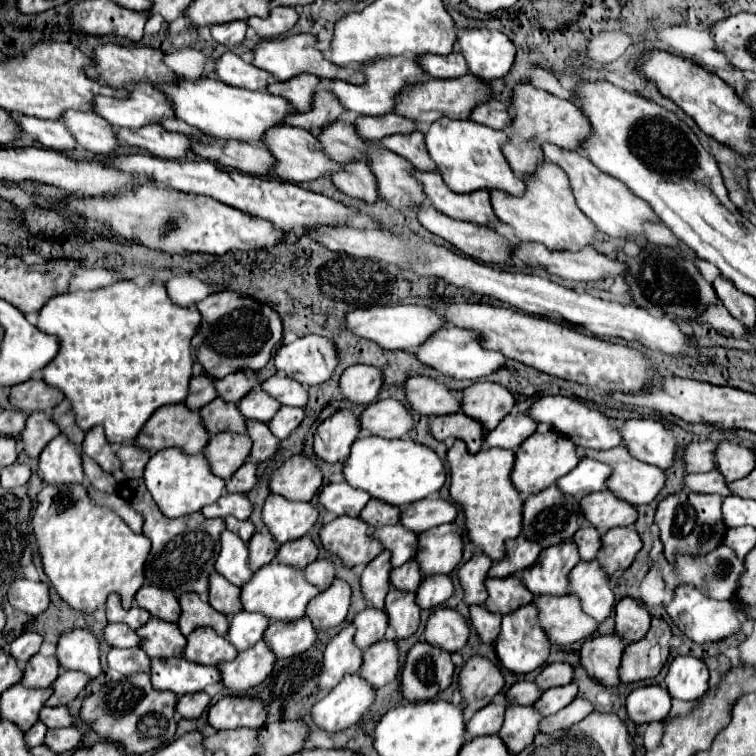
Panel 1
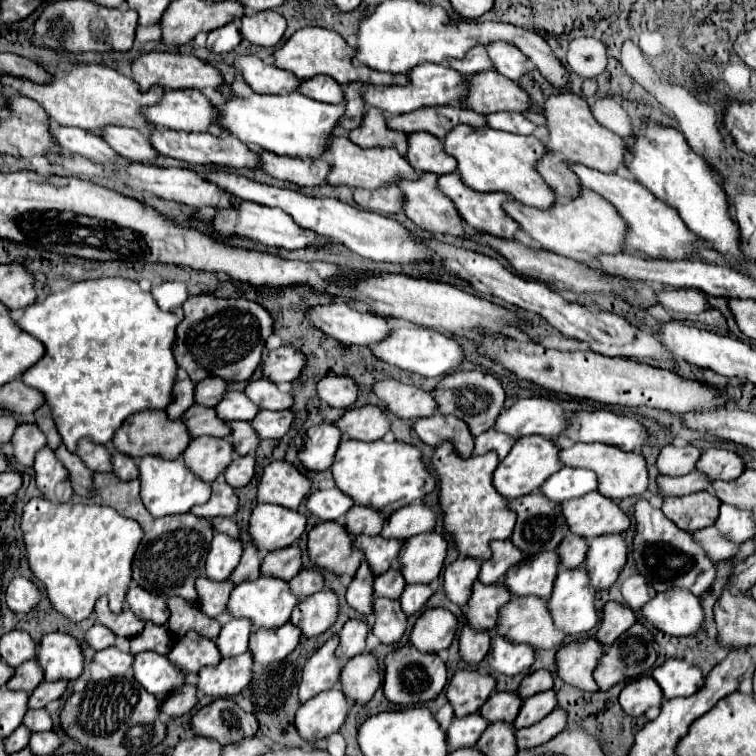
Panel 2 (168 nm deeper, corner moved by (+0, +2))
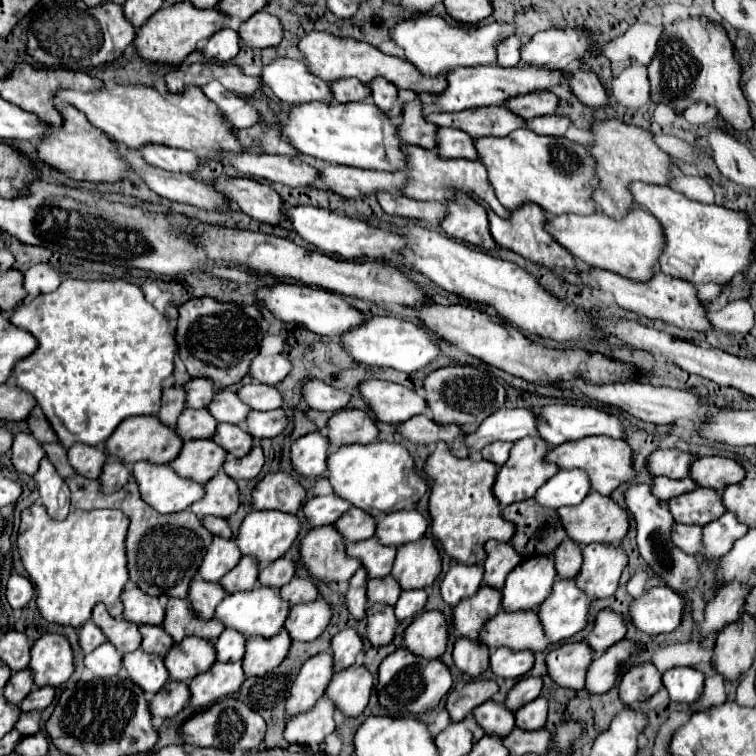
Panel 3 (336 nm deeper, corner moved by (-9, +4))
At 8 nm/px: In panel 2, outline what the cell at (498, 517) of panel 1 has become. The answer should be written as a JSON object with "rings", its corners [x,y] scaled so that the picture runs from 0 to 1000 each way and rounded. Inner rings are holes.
{"rings":[[[586,585],[573,601],[573,614],[581,627],[581,664],[589,680],[586,690],[591,704],[599,706],[602,722],[612,735],[623,735],[642,743],[644,738],[649,738],[647,720],[652,714],[671,714],[679,706],[684,685],[684,680],[671,669],[673,661],[655,648],[649,635],[652,622],[660,614],[660,603],[655,603],[655,598],[644,598],[639,603],[607,606],[607,601],[602,601],[599,595],[599,587]]]}

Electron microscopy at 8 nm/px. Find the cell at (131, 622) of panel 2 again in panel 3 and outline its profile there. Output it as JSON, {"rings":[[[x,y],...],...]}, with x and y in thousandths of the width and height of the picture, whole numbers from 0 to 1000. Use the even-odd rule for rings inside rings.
{"rings":[[[127,799],[122,807],[122,823],[138,836],[140,847],[153,854],[156,862],[177,862],[185,857],[185,836],[180,825],[169,825],[164,817],[148,817],[138,799]]]}

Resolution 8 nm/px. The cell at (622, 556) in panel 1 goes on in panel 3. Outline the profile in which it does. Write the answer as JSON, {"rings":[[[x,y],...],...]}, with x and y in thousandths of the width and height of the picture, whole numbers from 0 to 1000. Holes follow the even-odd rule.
{"rings":[[[778,720],[770,728],[770,735],[770,751],[759,762],[762,775],[770,778],[780,794],[810,788],[817,778],[820,759],[831,746],[828,730],[817,720]]]}

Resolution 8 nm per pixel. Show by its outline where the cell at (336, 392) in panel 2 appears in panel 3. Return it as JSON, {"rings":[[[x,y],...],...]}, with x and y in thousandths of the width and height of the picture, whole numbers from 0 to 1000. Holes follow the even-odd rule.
{"rings":[[[407,503],[407,508],[402,508],[402,513],[399,513],[399,526],[405,529],[407,540],[413,540],[413,542],[447,545],[460,534],[463,521],[452,519],[447,513],[439,513],[434,508],[429,508],[426,503]]]}

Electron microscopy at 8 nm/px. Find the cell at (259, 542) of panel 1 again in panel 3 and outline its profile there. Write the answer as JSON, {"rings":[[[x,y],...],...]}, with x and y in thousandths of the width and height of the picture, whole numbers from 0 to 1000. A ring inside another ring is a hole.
{"rings":[[[320,735],[317,743],[312,746],[312,751],[307,751],[296,765],[291,765],[291,775],[296,775],[296,780],[302,786],[307,783],[320,783],[328,778],[336,778],[341,767],[341,746],[333,735]]]}

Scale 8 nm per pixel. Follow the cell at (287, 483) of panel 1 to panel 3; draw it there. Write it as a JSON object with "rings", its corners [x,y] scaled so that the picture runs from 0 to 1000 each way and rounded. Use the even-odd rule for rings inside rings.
{"rings":[[[378,624],[352,627],[333,648],[333,675],[370,675],[392,680],[405,651]]]}

